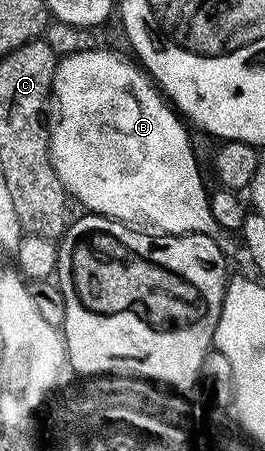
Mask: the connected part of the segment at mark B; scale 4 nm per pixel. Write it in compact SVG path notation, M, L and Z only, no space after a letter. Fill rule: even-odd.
M99 47L78 51L74 55L66 55L57 60L52 95L55 108L60 108L60 118L57 121L55 118L50 132L52 135L52 162L54 171L58 171L58 179L62 179L65 189L75 200L77 197L85 205L83 208L89 213L101 213L103 217L112 217L115 221L121 221L123 225L130 225L153 235L177 237L183 233L203 233L208 238L214 239L225 260L232 261L239 256L242 257L246 250L239 236L231 229L220 227L215 221L214 215L211 214L210 193L209 190L204 190L204 181L200 178L200 165L196 162L195 155L192 154L192 141L188 138L187 131L184 130L185 122L178 116L177 110L165 100L161 90L153 84L147 72L141 71L135 64L133 65L127 65L118 54L111 53L108 49L99 49Z

